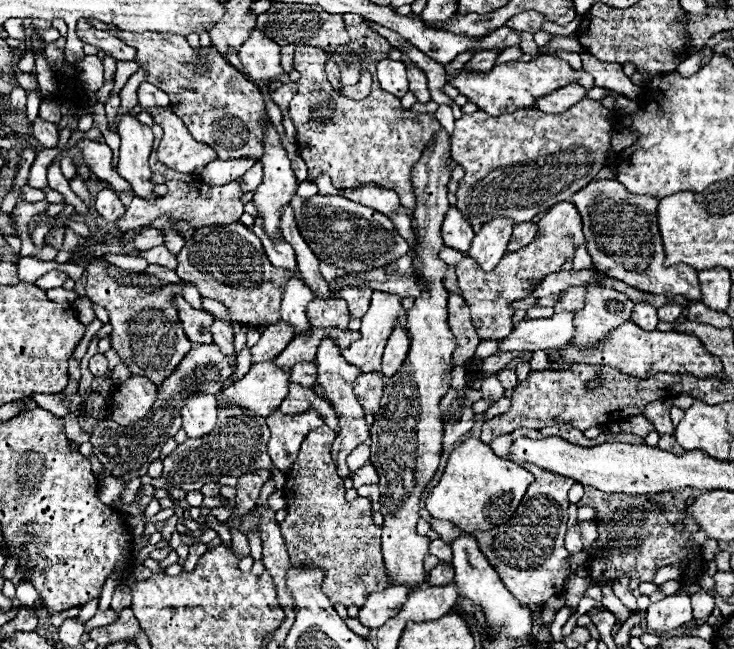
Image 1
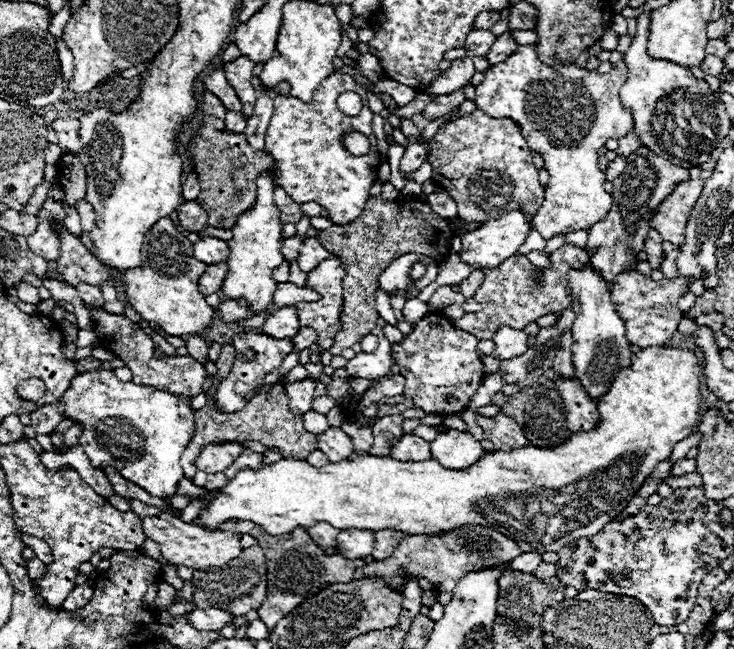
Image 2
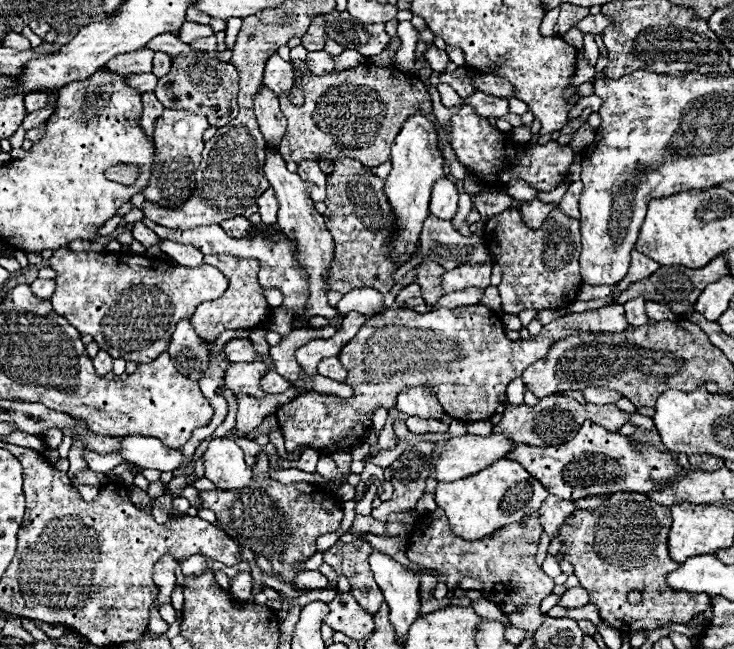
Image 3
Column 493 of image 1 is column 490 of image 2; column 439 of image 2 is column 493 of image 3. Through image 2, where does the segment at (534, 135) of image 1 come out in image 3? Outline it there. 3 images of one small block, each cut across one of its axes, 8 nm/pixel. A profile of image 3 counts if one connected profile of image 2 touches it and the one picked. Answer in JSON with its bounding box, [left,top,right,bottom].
[452,106,574,192]

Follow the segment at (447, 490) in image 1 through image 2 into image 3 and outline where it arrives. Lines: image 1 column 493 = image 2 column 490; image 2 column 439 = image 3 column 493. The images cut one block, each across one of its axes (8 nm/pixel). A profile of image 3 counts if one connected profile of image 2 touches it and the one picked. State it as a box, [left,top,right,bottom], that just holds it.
[436,458,548,540]

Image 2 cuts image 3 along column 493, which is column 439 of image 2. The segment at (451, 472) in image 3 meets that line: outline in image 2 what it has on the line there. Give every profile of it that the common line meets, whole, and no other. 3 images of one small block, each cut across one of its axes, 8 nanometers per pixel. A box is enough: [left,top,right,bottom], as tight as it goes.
[430,430,484,470]

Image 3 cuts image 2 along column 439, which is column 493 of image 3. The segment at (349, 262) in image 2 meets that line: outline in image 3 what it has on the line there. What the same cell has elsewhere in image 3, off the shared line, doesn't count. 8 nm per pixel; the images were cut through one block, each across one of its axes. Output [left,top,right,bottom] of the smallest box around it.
[482,208,582,314]

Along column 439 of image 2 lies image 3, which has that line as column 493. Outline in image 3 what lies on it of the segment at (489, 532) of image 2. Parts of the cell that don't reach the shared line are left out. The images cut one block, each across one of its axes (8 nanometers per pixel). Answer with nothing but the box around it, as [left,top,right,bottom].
[406,508,554,632]

